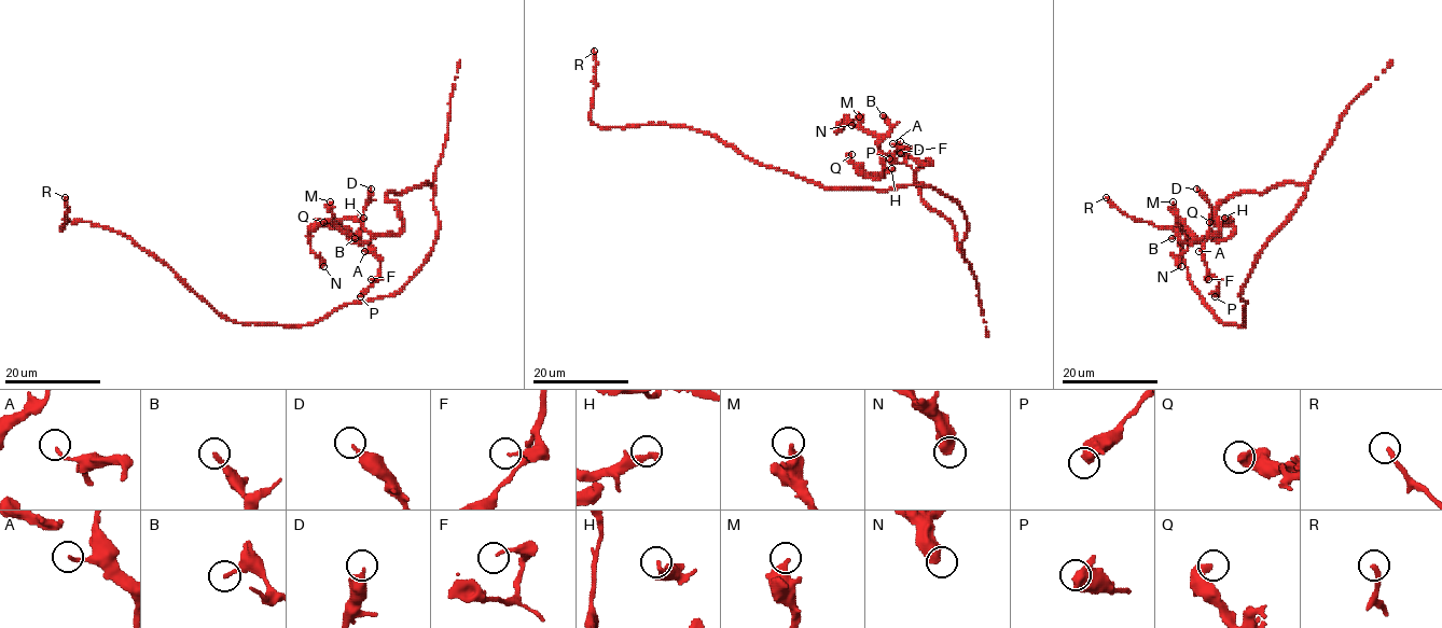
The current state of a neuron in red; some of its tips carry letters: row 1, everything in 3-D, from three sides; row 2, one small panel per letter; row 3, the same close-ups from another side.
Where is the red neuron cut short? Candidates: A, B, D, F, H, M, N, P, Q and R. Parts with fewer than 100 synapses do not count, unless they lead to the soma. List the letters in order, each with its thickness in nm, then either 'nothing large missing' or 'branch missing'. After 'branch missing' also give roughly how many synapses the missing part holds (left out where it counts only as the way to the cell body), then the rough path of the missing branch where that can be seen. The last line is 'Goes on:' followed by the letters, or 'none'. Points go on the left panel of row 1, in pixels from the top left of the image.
A: 140 nm thick; nothing large missing
B: 190 nm thick; nothing large missing
D: 240 nm thick; nothing large missing
F: 140 nm thick; nothing large missing
H: 200 nm thick; nothing large missing
M: 400 nm thick; nothing large missing
N: 600 nm thick; nothing large missing
P: 440 nm thick; nothing large missing
Q: 440 nm thick; nothing large missing
R: 240 nm thick; nothing large missing
Goes on: none

